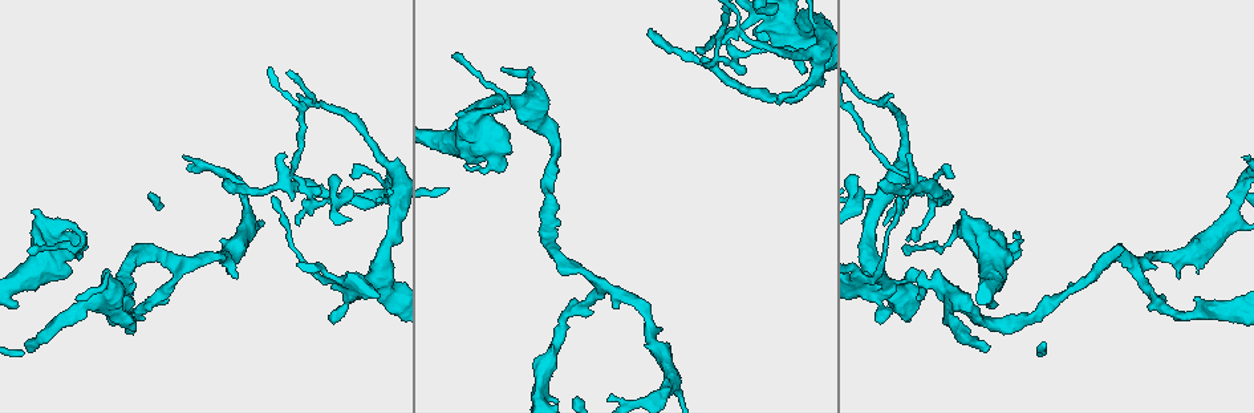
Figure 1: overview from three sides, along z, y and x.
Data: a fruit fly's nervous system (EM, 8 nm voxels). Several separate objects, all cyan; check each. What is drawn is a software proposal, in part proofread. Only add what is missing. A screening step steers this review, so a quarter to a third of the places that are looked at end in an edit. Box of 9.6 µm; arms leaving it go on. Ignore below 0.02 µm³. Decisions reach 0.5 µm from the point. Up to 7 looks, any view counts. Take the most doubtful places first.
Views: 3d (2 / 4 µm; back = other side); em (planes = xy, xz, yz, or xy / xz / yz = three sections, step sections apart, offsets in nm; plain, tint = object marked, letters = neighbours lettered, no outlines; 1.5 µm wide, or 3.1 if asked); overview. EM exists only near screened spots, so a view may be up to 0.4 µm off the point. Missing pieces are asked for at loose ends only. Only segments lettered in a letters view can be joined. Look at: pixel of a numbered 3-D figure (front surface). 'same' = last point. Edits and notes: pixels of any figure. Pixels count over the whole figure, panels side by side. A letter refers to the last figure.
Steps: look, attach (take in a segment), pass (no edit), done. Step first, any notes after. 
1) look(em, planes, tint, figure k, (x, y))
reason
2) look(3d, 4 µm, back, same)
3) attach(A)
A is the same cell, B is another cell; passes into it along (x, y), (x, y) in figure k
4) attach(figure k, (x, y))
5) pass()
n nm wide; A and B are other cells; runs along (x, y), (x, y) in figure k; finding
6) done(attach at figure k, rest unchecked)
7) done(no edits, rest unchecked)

look(em, planes, letters, figure 1, (804, 72))
branch stops here

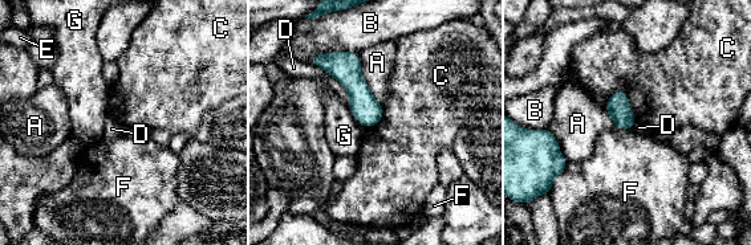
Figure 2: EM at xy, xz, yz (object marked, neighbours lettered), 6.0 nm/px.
pass()
A, B, C, D, E, F and G are other cells; border along (618, 88), (625, 93), (636, 121) in figure 2; none of them fits

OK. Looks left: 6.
look(em, planes, letters, figure 1, (908, 154))
free end

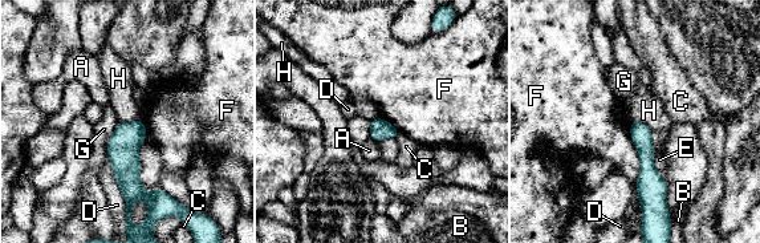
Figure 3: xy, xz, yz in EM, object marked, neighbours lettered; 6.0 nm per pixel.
pass()
D touches over 360 nm; A, B, C, D, E, F, G and H are other cells; runs along (122, 125), (127, 178), (155, 201) in figure 3; none of them fits

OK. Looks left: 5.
look(em, planes, tint, figure 1, (454, 53))
long arm stops here

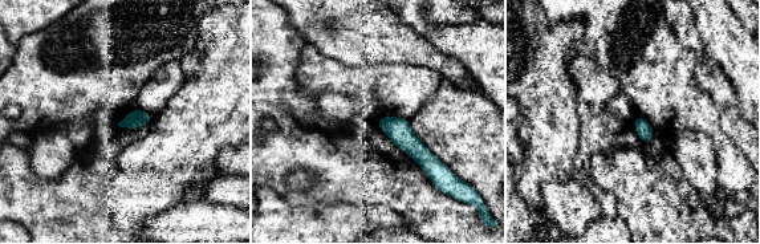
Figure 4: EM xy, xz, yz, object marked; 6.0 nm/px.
look(em, planes, letters, same)
what lies round it

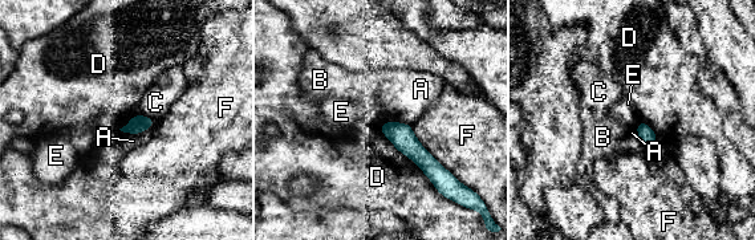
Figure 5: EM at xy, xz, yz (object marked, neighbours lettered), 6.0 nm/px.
pass()
A, B, C, D, E and F are other cells; runs along (384, 127), (442, 173) in figure 5; no lettered segment goes on from it

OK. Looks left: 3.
done(no edits, rest unchecked)

